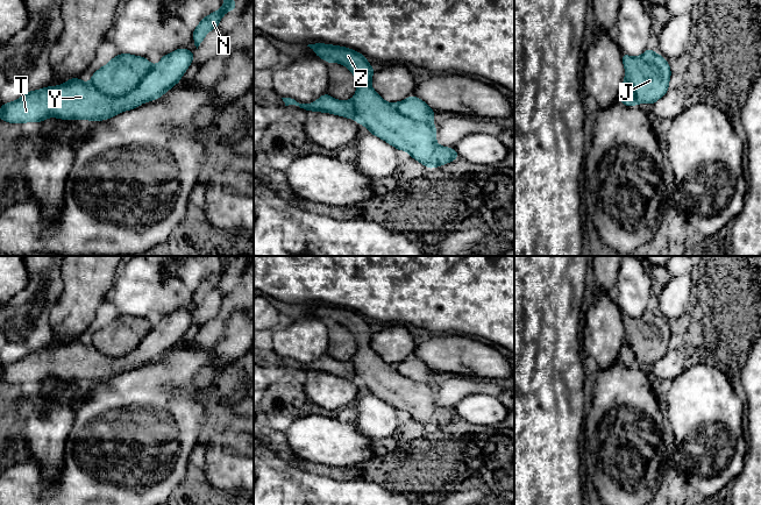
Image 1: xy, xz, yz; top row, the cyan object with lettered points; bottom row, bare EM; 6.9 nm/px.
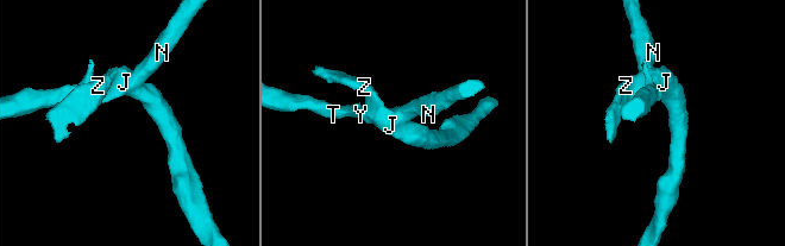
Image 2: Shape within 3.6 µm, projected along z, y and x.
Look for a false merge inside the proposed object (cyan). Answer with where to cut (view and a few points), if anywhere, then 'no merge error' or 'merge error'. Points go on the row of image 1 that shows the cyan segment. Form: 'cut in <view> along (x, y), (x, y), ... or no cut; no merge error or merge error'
cut in xy along (154, 65), (136, 86), (119, 95), (104, 94), (90, 82); merge error

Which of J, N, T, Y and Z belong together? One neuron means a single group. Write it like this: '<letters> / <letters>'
J Z / N T Y

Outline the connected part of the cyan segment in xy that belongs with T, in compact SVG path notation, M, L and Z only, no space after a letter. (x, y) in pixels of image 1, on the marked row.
M179 48L162 56L158 64L142 78L133 91L111 97L80 78L70 78L62 85L28 91L13 102L0 107L0 120L9 123L42 122L48 118L62 120L108 120L125 111L159 99L178 84L193 62L194 52Z

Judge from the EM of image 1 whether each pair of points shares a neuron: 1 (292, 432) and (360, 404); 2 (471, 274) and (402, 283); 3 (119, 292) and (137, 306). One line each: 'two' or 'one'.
1: one
2: one
3: one

